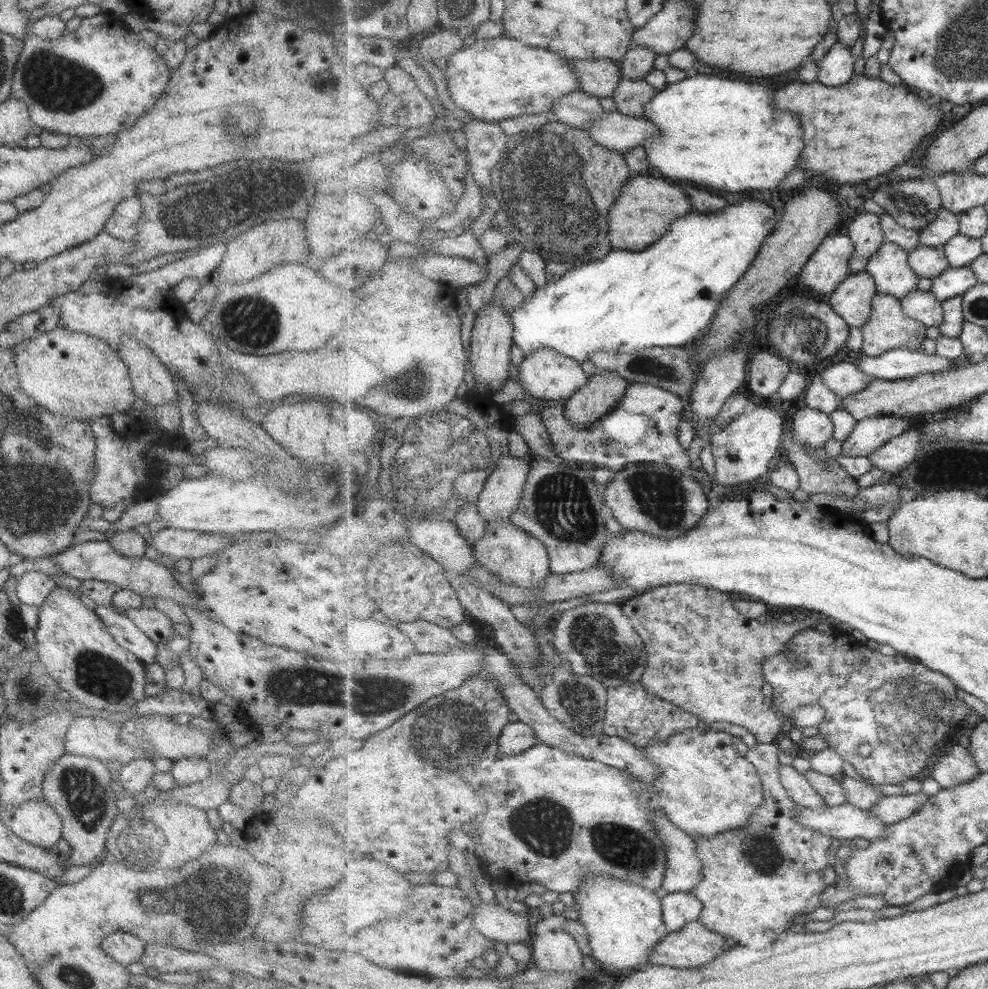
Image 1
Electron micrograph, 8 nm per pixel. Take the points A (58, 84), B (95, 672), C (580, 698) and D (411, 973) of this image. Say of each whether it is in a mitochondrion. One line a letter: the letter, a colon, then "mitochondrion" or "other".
A: mitochondrion
B: mitochondrion
C: mitochondrion
D: other

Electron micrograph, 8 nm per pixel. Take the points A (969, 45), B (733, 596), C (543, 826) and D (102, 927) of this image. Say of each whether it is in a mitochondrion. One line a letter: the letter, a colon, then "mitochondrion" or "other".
A: mitochondrion
B: other
C: mitochondrion
D: other

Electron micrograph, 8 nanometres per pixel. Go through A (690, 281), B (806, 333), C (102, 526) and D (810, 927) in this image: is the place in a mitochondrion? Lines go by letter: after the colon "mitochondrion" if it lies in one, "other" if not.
A: other
B: mitochondrion
C: other
D: other

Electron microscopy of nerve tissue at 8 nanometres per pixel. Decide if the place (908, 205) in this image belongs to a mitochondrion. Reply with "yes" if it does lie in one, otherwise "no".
yes

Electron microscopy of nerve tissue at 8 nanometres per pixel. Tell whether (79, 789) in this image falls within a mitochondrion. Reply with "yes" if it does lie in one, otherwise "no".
yes

